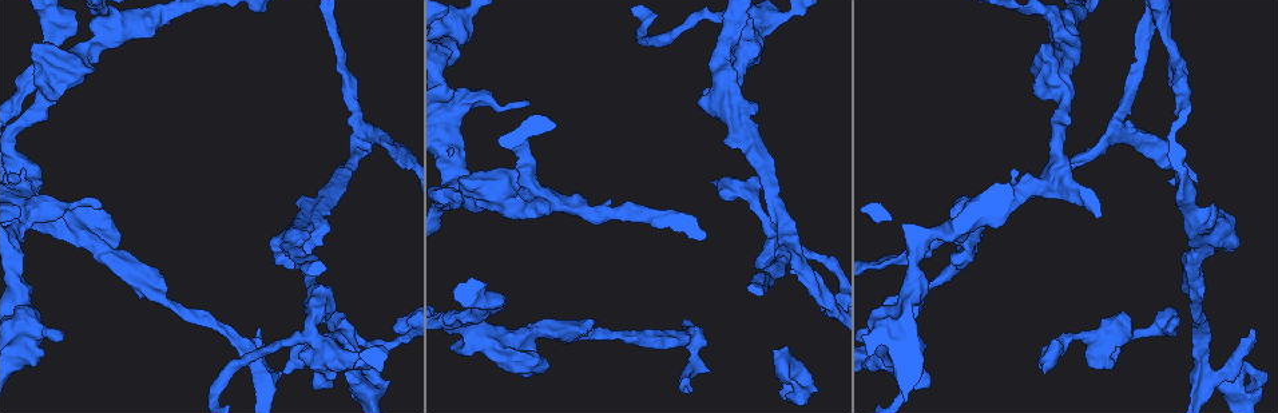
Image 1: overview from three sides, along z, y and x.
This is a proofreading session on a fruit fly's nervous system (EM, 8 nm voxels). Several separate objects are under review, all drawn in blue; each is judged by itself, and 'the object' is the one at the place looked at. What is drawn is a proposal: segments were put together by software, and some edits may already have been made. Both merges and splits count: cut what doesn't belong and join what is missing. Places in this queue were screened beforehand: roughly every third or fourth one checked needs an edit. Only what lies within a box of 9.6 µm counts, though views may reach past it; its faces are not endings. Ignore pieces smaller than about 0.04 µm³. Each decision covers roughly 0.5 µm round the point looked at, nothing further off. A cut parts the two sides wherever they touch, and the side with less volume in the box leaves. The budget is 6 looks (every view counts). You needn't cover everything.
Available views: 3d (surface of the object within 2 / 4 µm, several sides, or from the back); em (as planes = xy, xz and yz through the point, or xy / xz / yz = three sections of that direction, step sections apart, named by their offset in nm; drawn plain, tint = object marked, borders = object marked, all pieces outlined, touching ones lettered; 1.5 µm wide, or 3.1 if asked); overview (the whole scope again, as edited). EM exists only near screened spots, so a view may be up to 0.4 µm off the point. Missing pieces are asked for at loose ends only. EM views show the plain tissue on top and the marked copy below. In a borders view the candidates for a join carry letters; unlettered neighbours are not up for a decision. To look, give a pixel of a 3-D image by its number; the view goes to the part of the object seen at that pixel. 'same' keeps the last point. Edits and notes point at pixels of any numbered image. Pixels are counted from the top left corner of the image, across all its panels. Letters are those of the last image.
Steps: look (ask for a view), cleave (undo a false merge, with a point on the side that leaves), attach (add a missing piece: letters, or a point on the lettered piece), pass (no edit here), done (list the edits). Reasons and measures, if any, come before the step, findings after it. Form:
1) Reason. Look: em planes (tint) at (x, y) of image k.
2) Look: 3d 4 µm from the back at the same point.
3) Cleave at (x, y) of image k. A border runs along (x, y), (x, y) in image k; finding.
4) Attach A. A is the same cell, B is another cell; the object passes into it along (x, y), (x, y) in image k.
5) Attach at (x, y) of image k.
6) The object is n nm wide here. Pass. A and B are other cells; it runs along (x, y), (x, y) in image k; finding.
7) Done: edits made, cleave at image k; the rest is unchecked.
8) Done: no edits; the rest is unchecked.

Look: em planes (borders) at (312, 288) of image 1.

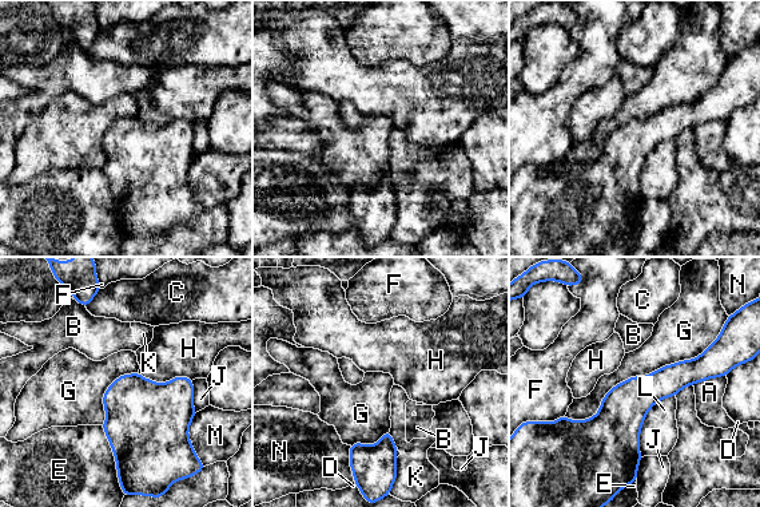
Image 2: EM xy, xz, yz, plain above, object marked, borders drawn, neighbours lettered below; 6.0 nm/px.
The longest contact is with G, 1100 nm. Pass. A, B, C, D, E, F, G, H, J, K, L, M and N are other cells; a border runs along (721, 329), (564, 416) in image 2; all the same neuron.

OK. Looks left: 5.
Look: em xz step 4 (tint) at (711, 183) of image 1.

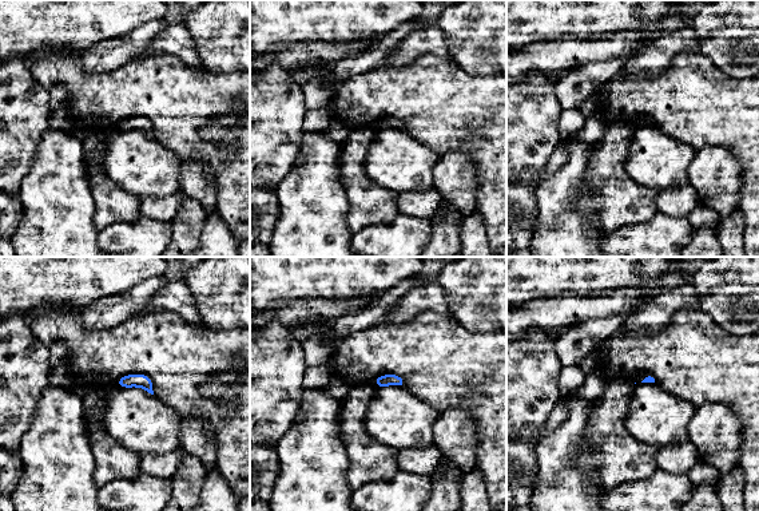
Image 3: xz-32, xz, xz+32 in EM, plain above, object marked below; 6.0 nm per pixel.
Look: em planes (tint) at the same point.

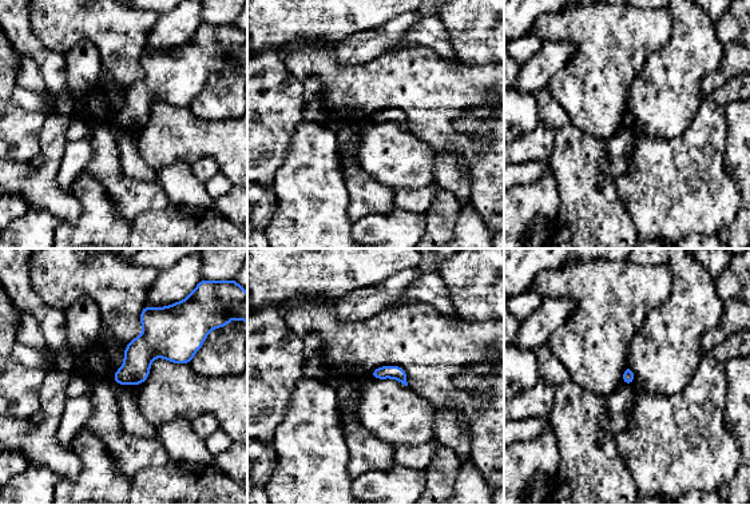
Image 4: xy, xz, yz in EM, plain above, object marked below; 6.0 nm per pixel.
Look: em planes (borders) at the same point.

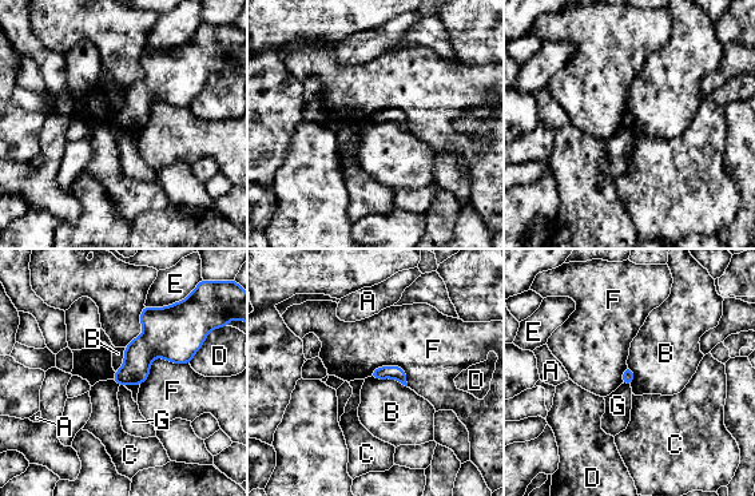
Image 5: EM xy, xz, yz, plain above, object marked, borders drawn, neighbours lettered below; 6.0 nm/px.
Pass. A, B, C, D, E, F and G are other cells; a border runs along (370, 376), (396, 379), (406, 387) in image 5; none of them fits.

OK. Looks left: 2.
Look: em xy step 4 (tint) at (261, 331) of image 1.

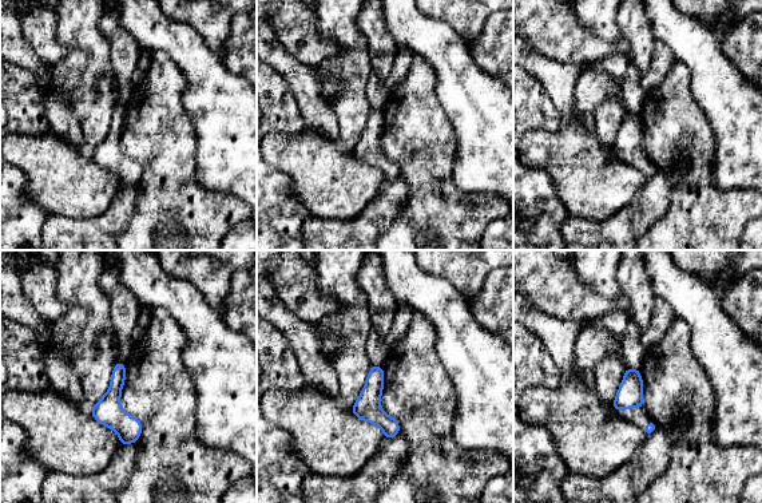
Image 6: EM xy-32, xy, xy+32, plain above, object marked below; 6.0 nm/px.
What lies round it. Look: em xy step 4 (borders) at the same point.

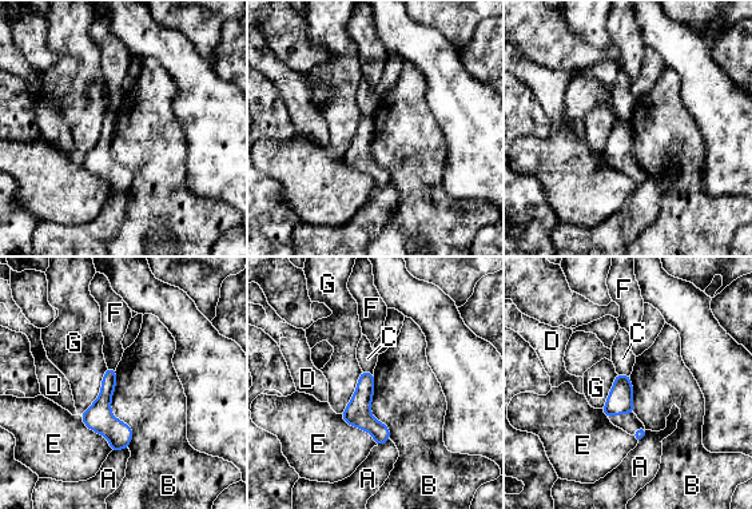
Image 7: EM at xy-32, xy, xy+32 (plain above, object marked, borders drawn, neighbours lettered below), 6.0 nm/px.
The longest contact is with B, 480 nm. Pass. A, B, C, D, E, F and G are other cells; a border runs along (115, 370), (128, 446) in image 7; none of them fits.

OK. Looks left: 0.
Done: no edits; the rest is unchecked.

